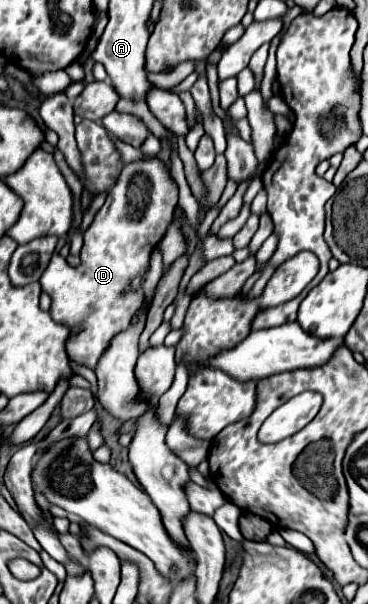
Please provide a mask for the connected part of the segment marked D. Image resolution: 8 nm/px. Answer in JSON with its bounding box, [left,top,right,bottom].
[40,157,178,369]

